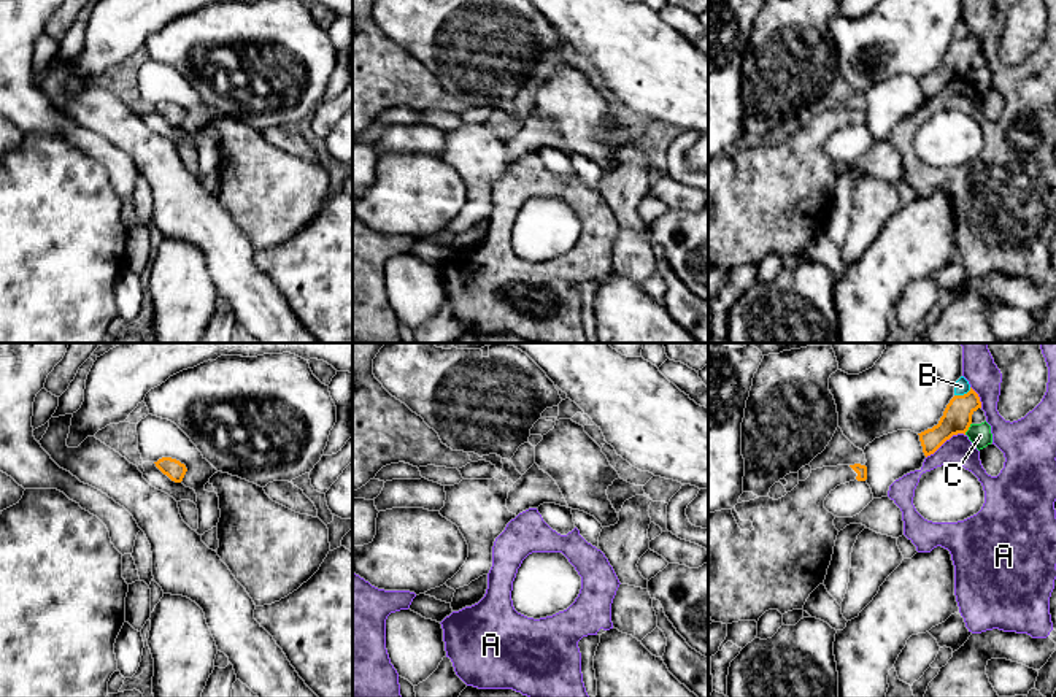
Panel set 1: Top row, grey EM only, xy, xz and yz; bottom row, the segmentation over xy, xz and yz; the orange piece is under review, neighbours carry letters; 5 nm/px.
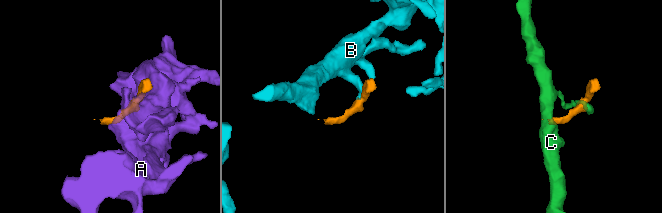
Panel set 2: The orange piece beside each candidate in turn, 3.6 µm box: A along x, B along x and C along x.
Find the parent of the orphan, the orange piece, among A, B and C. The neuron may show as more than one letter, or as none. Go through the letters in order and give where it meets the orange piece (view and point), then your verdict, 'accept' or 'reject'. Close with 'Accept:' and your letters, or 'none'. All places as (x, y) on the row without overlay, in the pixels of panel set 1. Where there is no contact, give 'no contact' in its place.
A: yz (945, 84) | reject
B: yz (964, 38) | reject
C: yz (967, 73) | reject
Accept: none

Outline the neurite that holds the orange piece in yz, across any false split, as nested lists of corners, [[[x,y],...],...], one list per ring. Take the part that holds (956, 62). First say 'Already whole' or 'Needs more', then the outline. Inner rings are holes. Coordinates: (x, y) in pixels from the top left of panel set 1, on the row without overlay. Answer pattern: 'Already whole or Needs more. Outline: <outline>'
Already whole. Outline: [[[972,32],[964,40],[954,40],[946,49],[938,68],[918,78],[924,100],[934,98],[953,79],[965,79],[972,68],[972,59],[978,52],[981,52],[981,46]]]

